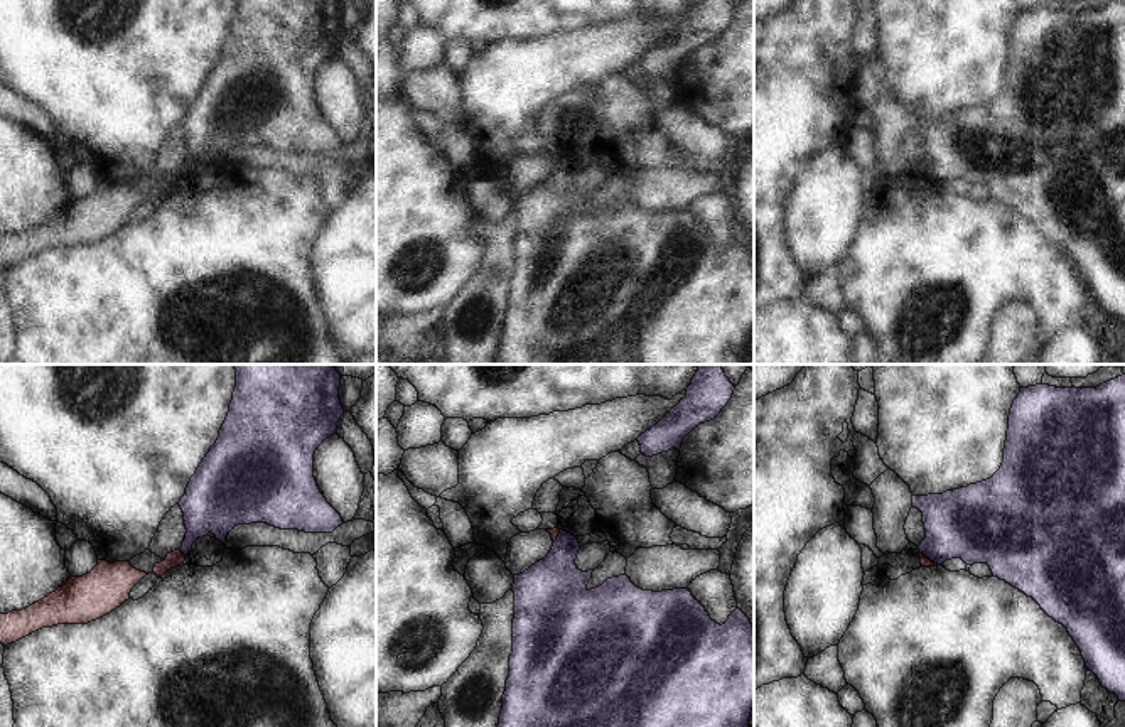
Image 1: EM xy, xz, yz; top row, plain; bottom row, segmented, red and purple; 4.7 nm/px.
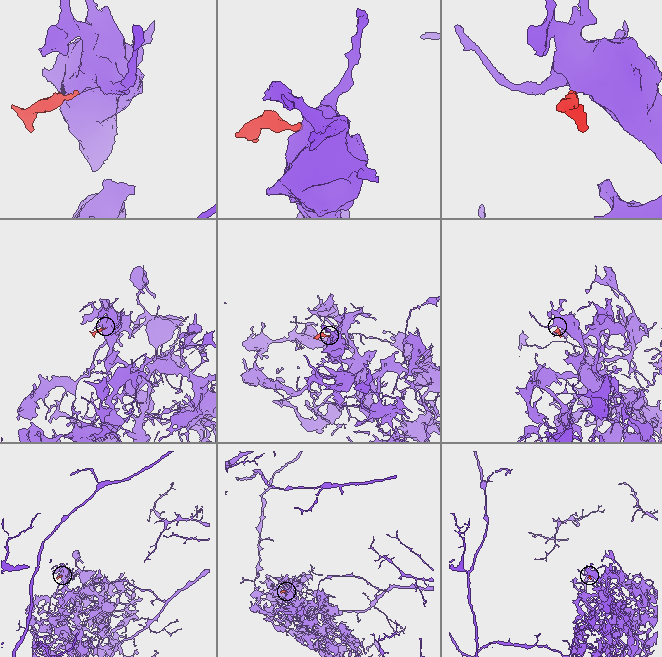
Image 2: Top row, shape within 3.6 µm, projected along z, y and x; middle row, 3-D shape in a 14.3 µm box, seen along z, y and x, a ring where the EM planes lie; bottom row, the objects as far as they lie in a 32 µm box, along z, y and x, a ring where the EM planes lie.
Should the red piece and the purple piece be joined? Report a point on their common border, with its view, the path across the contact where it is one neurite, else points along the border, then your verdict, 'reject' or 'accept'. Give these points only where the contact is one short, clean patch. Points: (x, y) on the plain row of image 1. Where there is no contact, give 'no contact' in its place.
meets red in xy at (181, 174); border along xy (179, 171), (184, 177); reject

